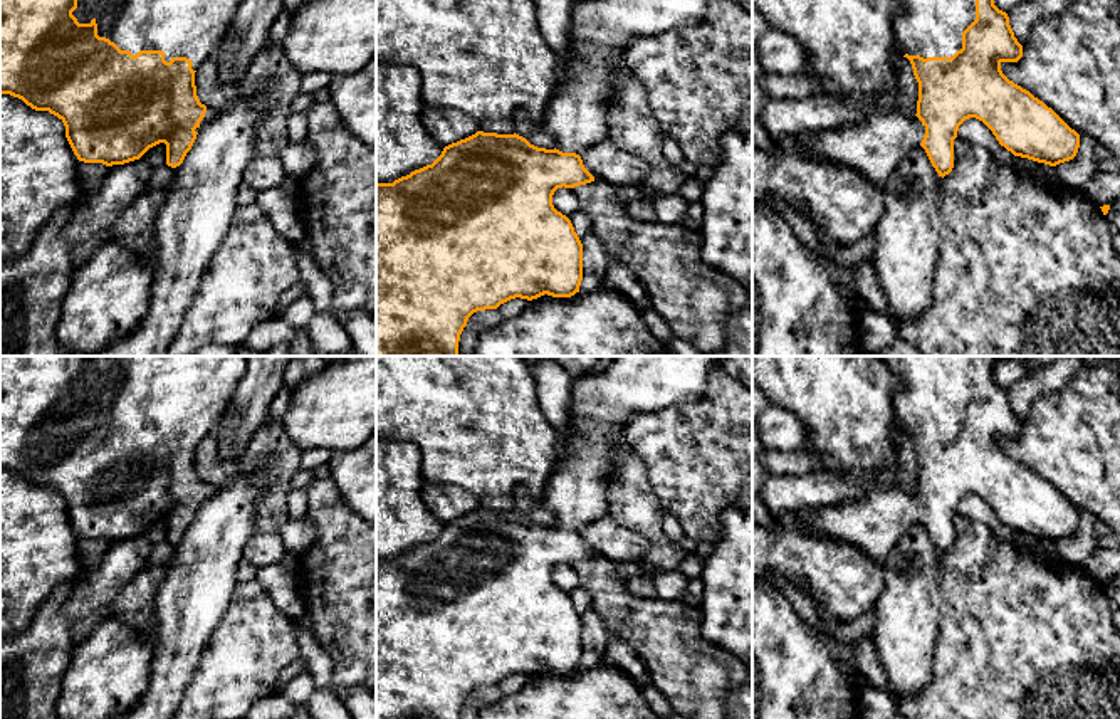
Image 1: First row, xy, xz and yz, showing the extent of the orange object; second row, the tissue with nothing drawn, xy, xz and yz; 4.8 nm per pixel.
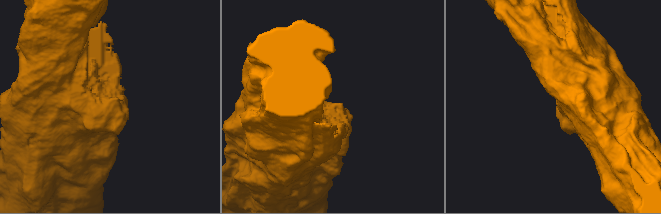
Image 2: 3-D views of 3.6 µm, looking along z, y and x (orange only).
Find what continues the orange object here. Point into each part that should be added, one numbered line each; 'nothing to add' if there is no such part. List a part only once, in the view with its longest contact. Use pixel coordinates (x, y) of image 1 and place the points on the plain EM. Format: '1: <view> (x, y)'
1: xy (187, 395)
2: yz (874, 523)

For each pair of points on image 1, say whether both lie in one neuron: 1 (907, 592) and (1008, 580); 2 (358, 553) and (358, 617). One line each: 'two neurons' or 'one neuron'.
1: two neurons
2: one neuron

